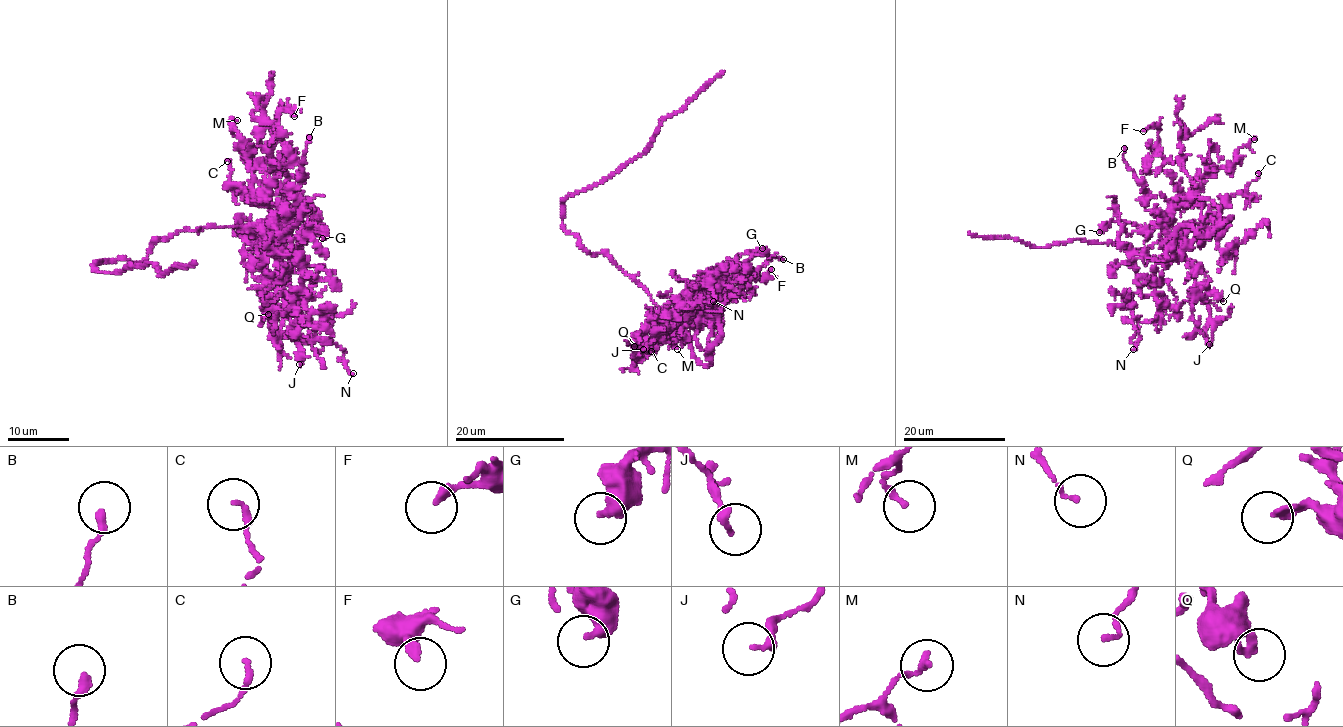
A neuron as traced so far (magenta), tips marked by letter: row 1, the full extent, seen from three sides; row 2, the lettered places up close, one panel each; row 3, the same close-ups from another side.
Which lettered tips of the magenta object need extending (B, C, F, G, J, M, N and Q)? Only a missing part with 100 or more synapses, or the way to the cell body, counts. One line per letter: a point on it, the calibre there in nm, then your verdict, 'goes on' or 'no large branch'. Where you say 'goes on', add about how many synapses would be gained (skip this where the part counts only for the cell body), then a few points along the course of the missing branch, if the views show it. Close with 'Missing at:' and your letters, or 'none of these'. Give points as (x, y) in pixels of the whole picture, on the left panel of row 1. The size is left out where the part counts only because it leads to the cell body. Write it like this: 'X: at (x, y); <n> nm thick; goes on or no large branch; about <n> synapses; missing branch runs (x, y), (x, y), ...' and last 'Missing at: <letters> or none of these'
B: at (309, 137); 240 nm thick; no large branch
C: at (227, 161); 160 nm thick; no large branch
F: at (294, 116); 240 nm thick; no large branch
G: at (322, 238); 360 nm thick; no large branch
J: at (299, 364); 200 nm thick; no large branch
M: at (237, 120); 190 nm thick; no large branch
N: at (353, 373); 120 nm thick; no large branch
Q: at (268, 314); 200 nm thick; no large branch
Missing at: none of these

